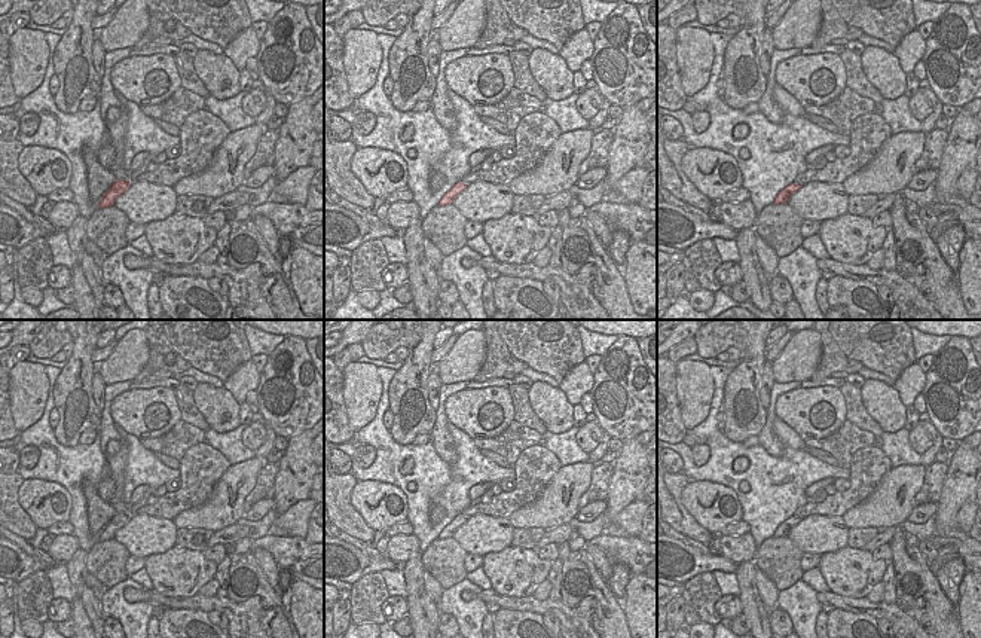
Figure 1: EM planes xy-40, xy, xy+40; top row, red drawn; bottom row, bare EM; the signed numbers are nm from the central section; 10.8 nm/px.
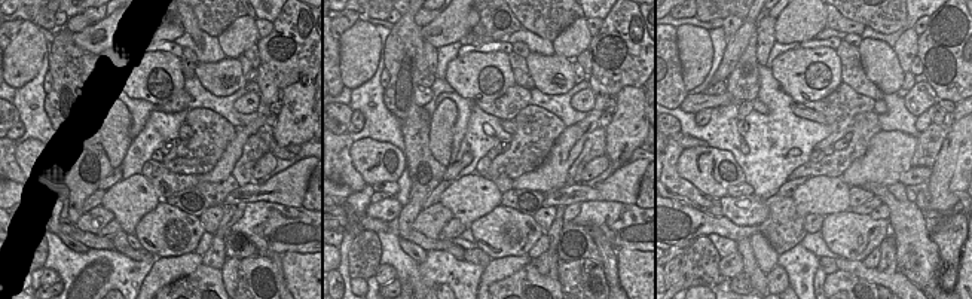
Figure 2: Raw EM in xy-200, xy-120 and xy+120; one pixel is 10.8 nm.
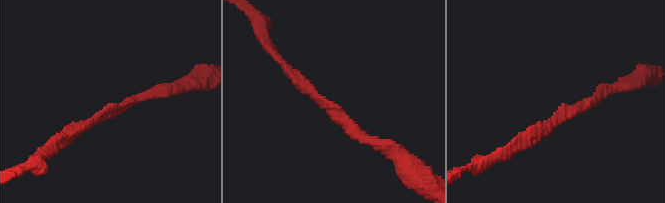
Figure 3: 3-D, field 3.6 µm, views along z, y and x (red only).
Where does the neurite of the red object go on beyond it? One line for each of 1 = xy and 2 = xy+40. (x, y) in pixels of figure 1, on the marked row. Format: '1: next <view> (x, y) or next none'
1: next none
2: next none

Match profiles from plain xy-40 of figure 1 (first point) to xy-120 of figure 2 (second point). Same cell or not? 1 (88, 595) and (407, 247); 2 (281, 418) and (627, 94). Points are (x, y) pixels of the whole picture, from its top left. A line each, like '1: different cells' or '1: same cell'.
1: same cell
2: different cells

